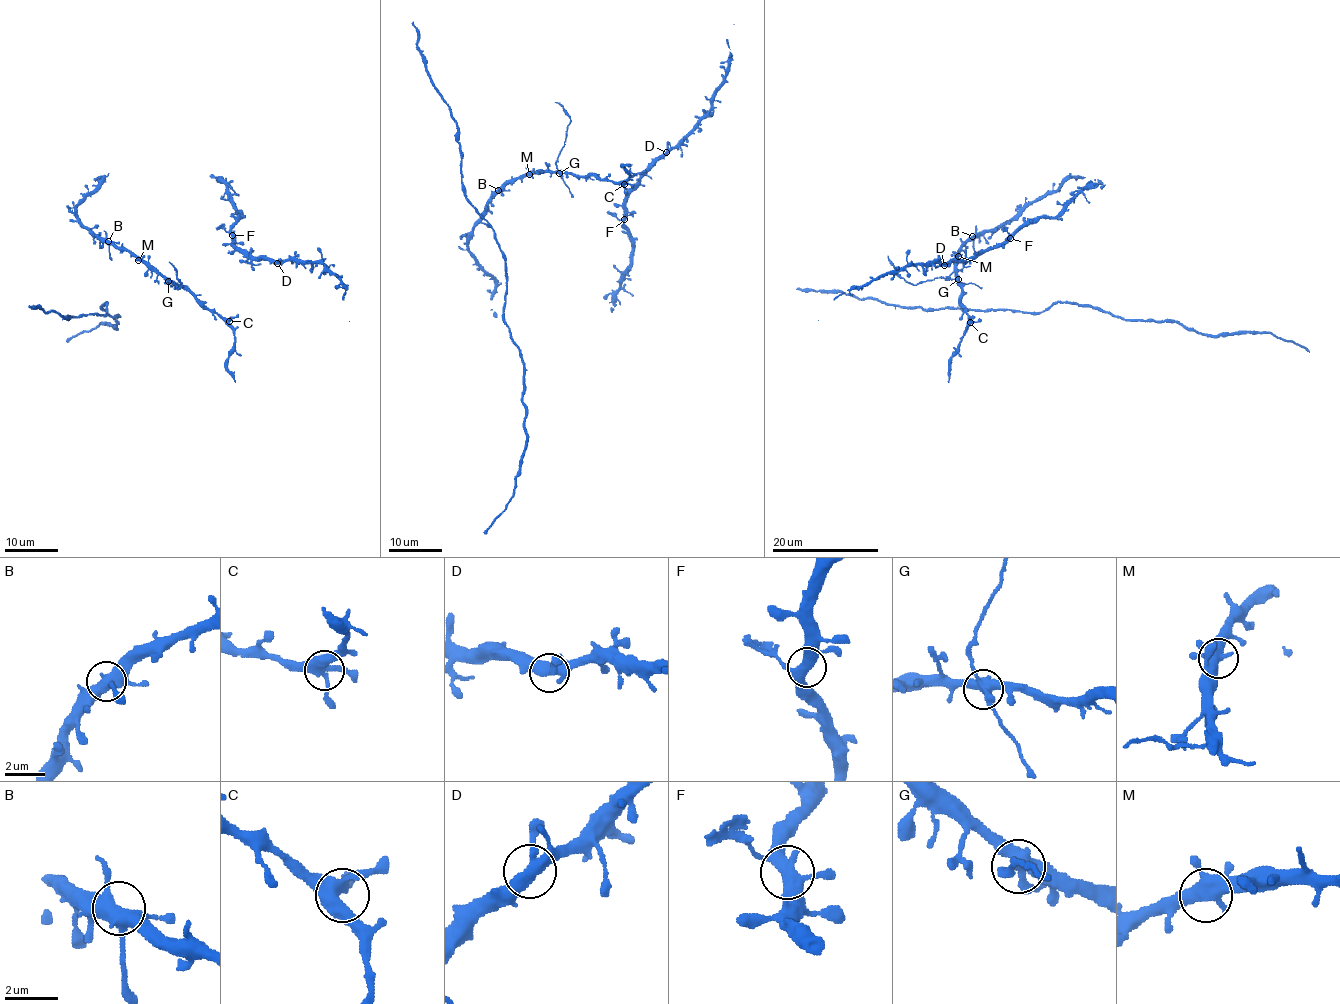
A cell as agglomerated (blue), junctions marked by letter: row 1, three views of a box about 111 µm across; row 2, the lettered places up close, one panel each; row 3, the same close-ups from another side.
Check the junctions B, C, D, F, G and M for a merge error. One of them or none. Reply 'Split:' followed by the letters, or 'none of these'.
Split: G

